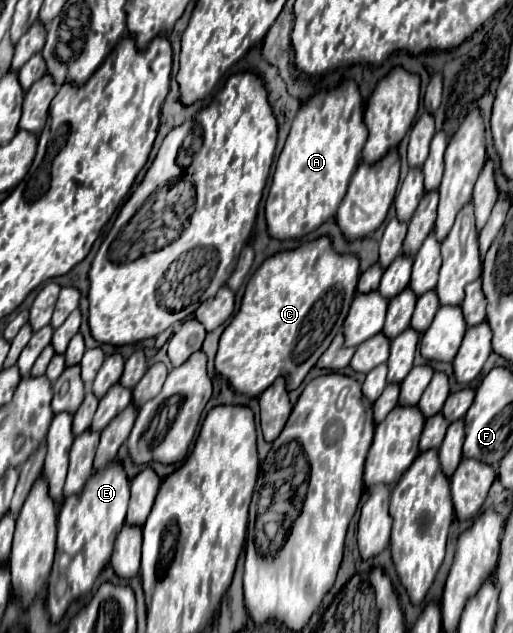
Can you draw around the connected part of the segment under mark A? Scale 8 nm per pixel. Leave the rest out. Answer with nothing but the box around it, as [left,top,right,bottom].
[264,80,368,240]

